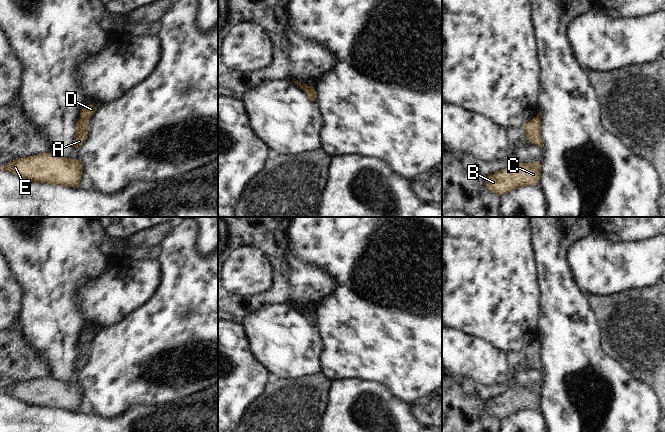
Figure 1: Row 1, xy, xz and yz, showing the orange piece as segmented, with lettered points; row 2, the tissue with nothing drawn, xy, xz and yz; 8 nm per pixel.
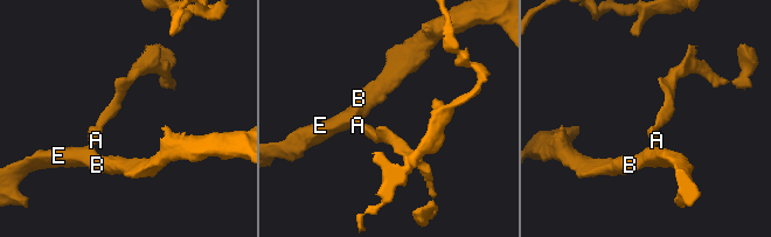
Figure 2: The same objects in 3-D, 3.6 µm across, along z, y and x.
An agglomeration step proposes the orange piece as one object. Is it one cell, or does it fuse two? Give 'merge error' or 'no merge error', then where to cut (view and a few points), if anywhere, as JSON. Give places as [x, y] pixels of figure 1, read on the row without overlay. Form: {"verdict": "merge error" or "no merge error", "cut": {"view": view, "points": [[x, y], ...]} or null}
{"verdict": "merge error", "cut": {"view": "xz", "points": [[313, 311], [304, 314]]}}

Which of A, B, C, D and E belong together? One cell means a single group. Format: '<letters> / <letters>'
A B C E / D

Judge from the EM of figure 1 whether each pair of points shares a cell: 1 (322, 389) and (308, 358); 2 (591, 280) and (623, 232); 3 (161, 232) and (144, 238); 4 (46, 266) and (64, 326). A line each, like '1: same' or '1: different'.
1: different
2: different
3: same
4: same

